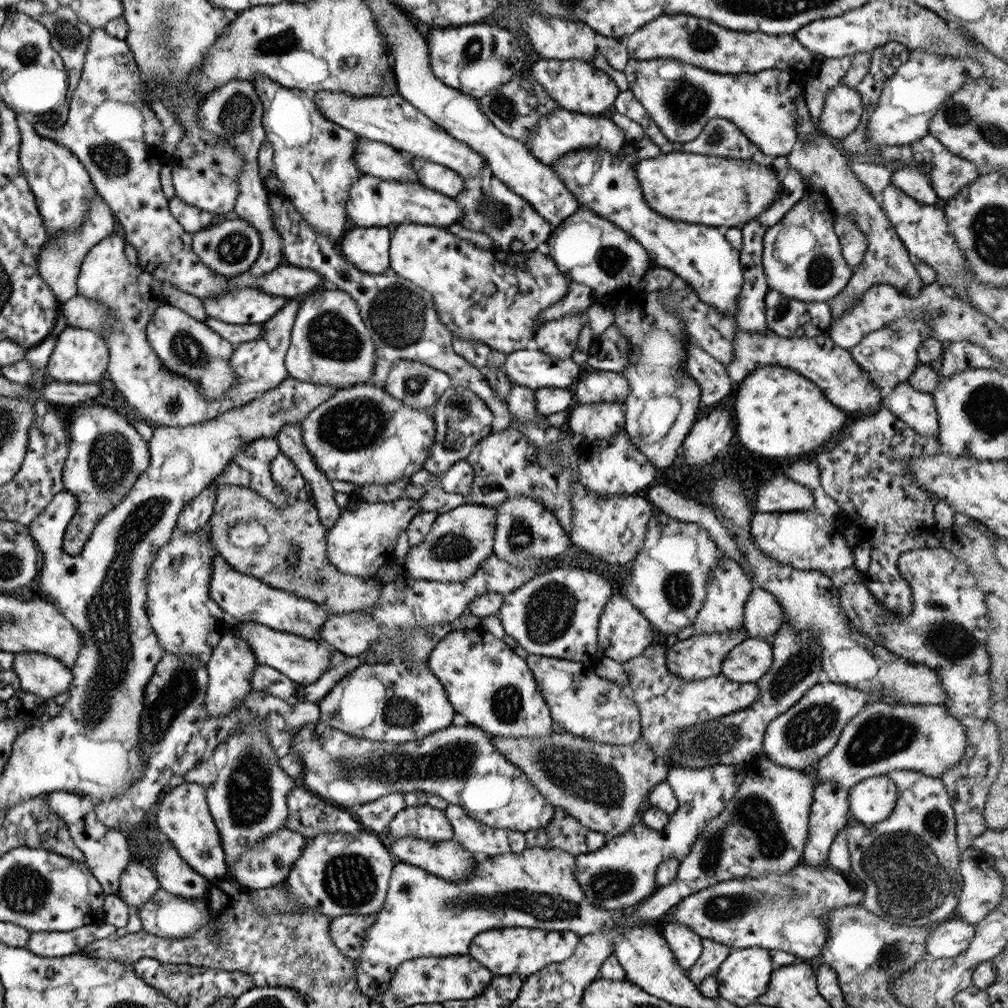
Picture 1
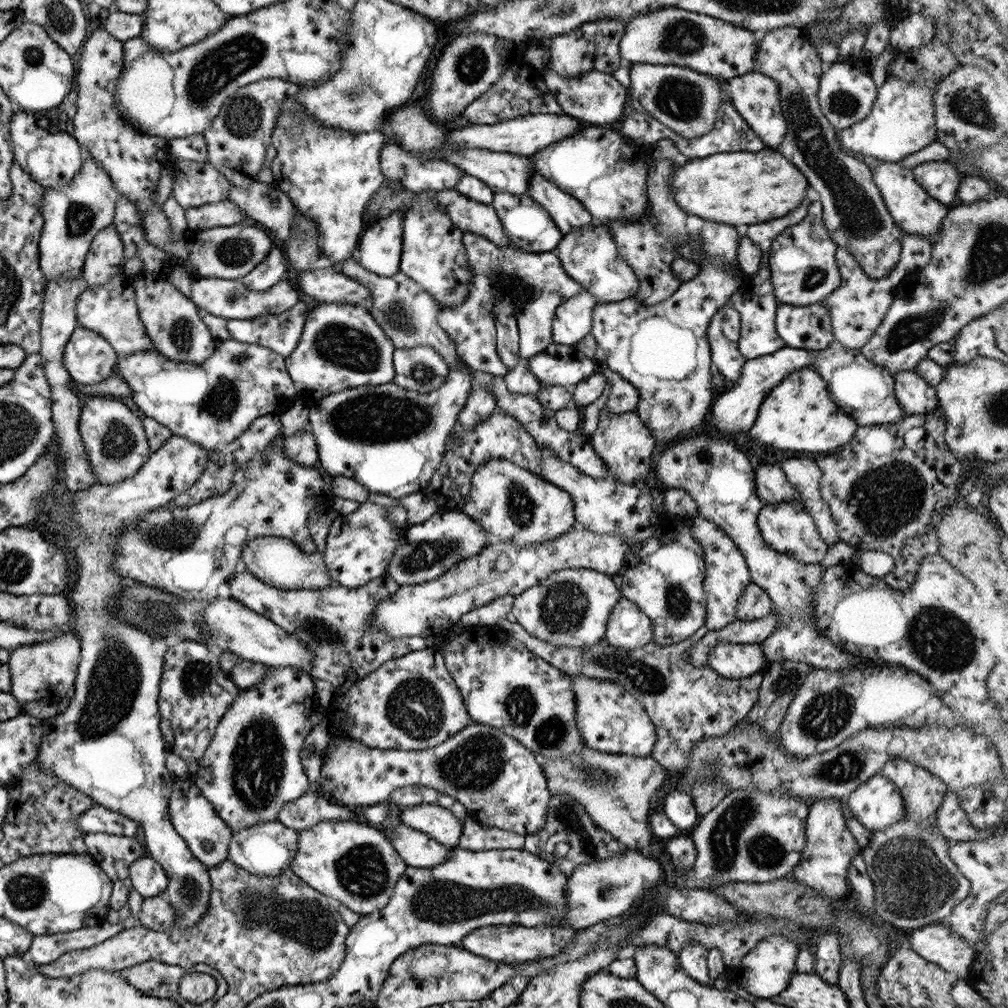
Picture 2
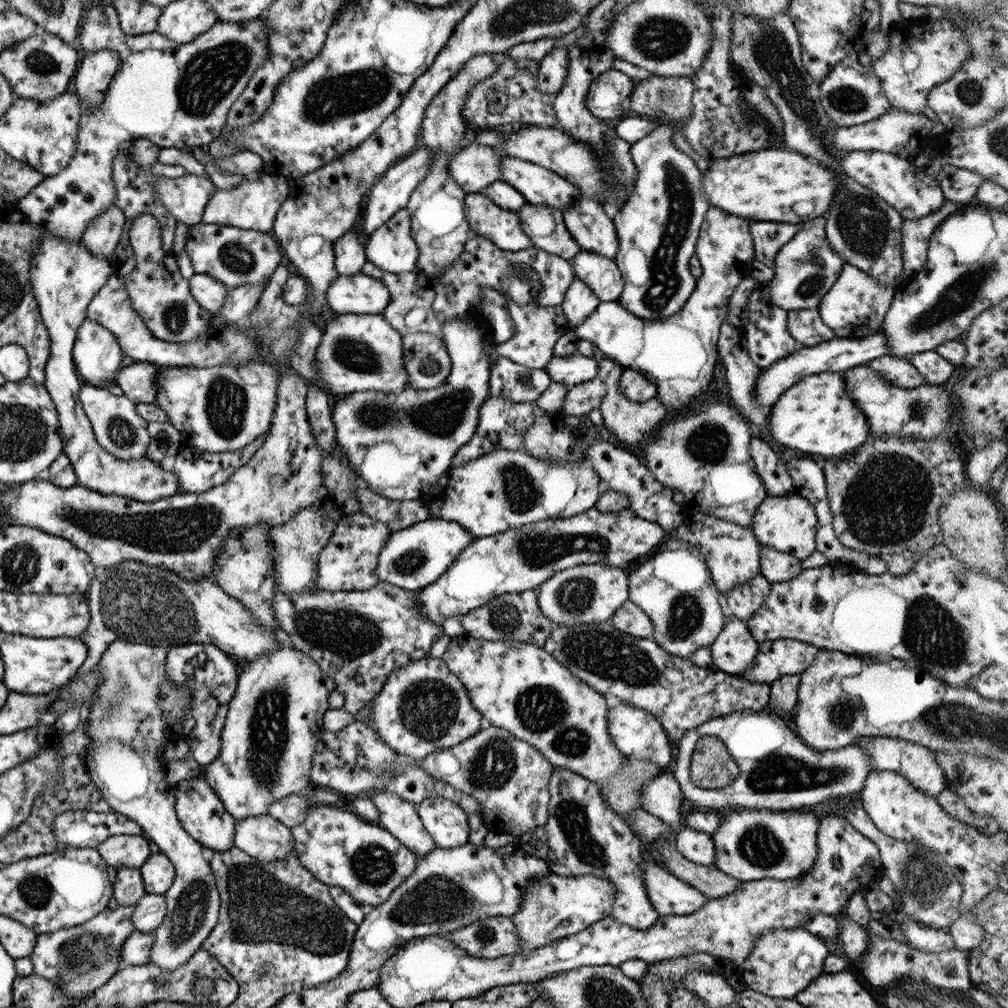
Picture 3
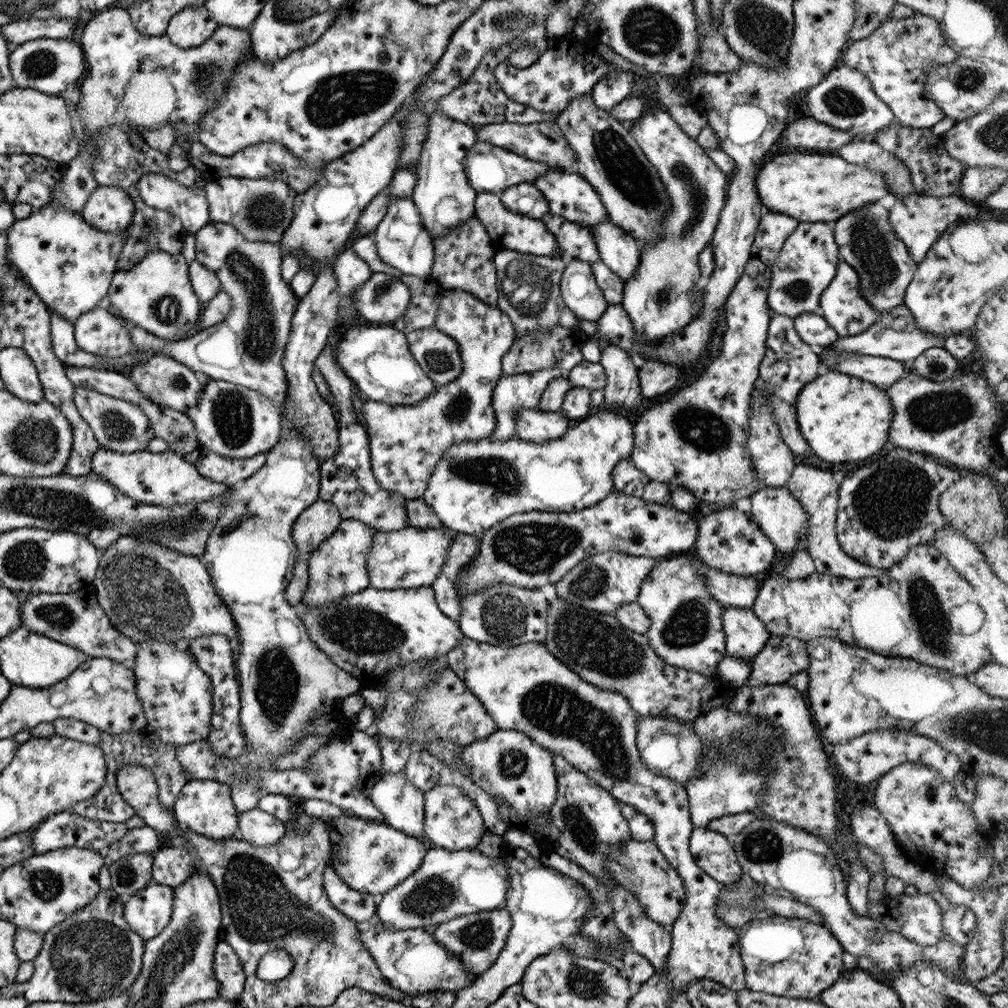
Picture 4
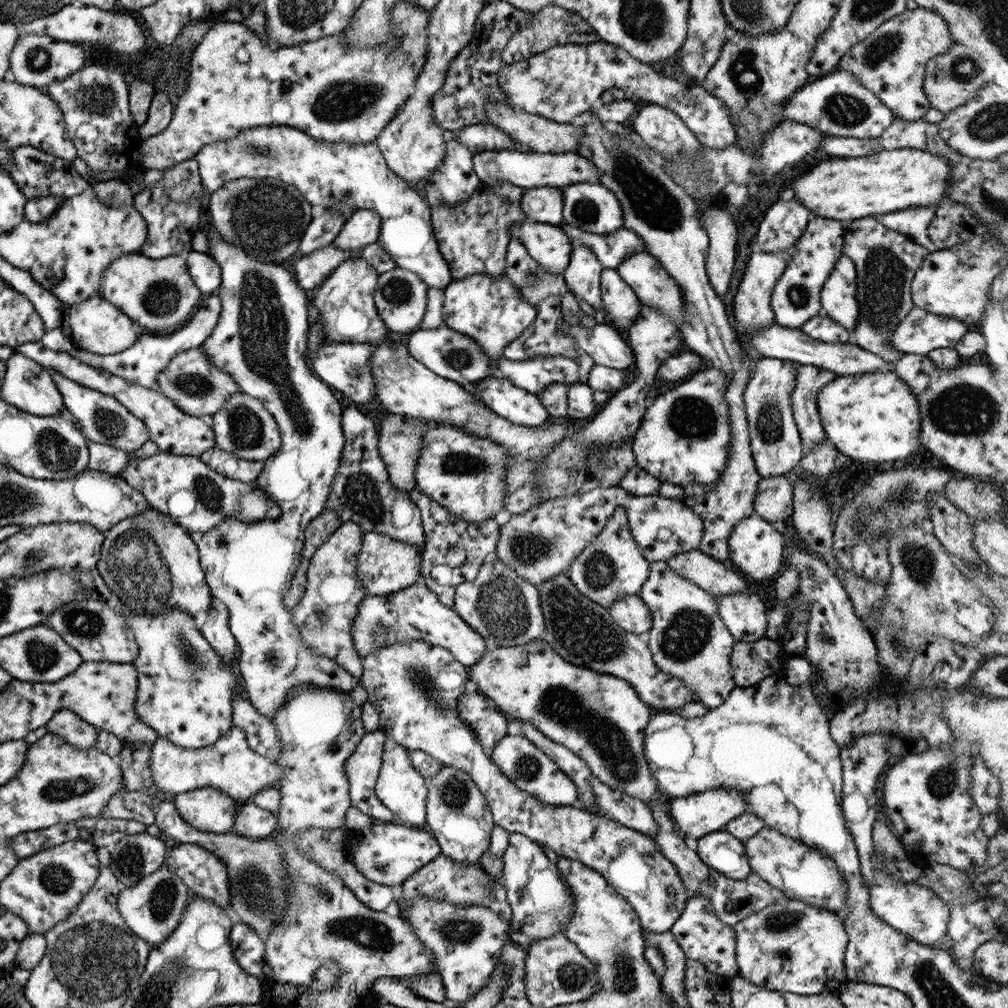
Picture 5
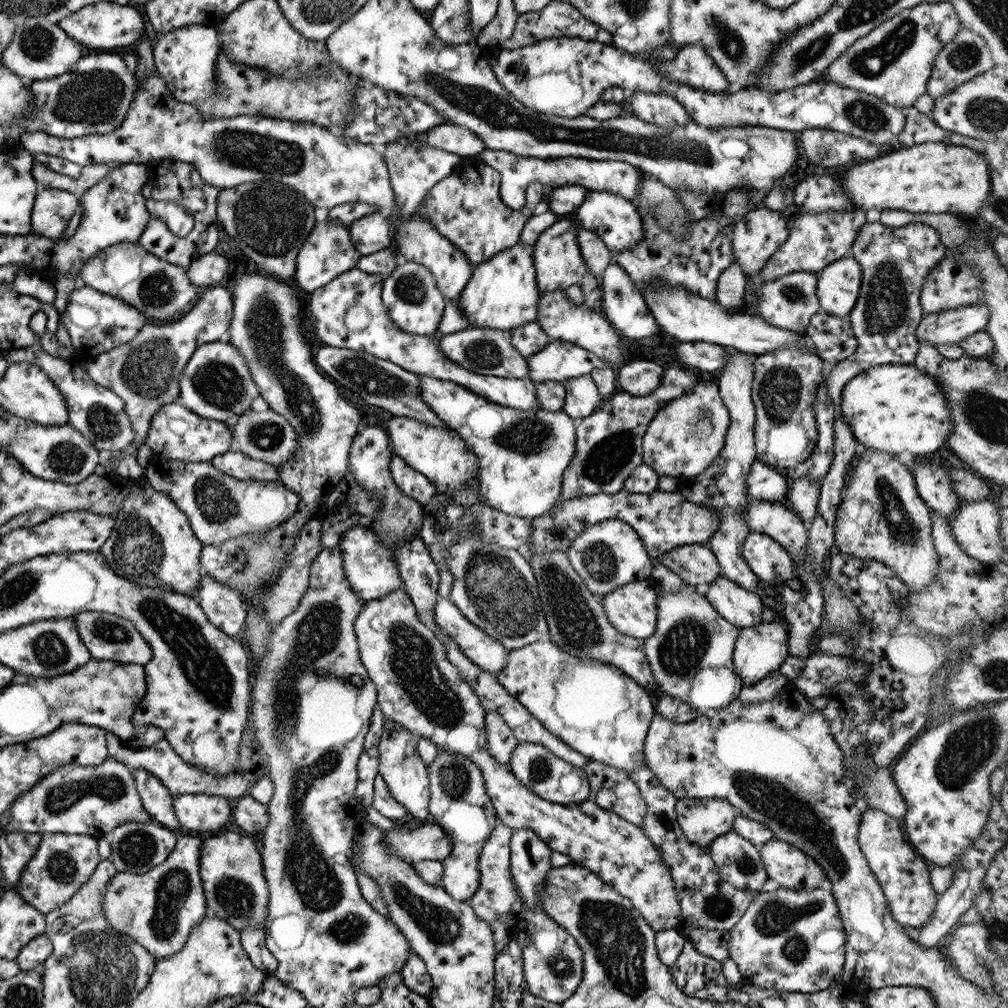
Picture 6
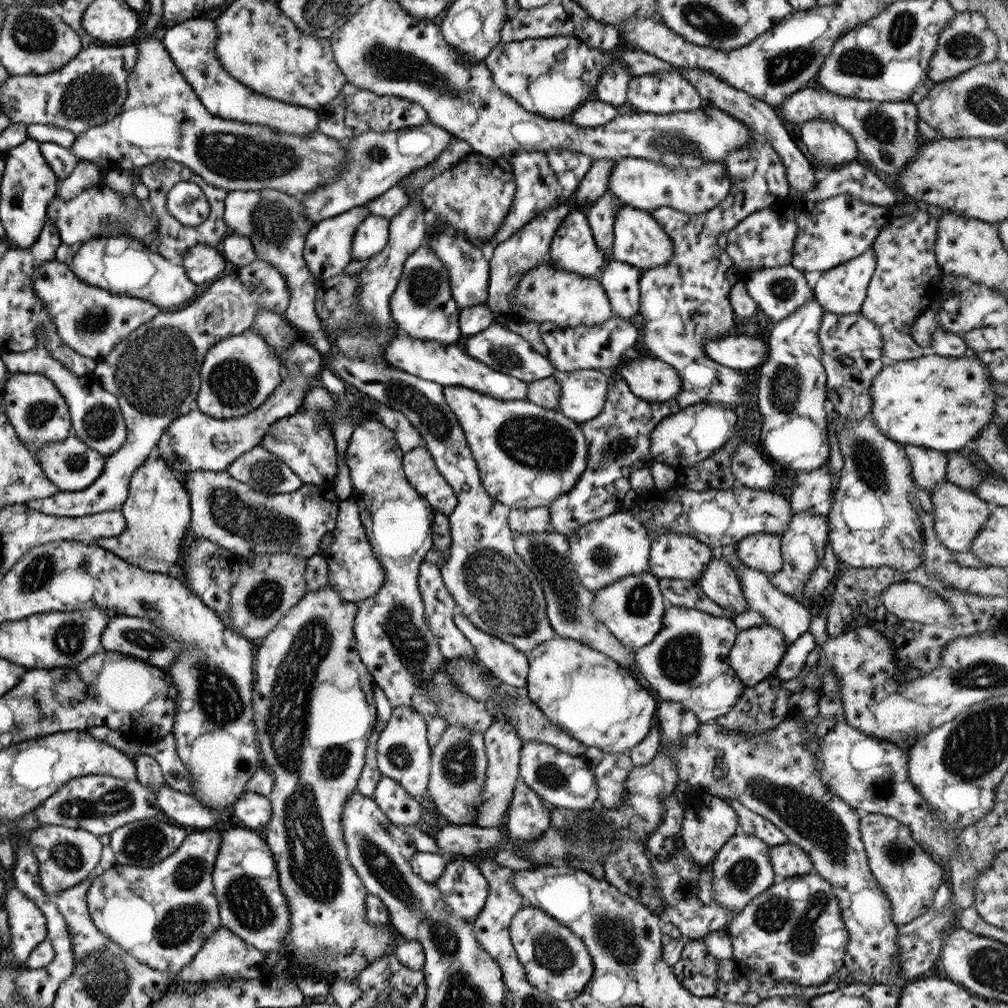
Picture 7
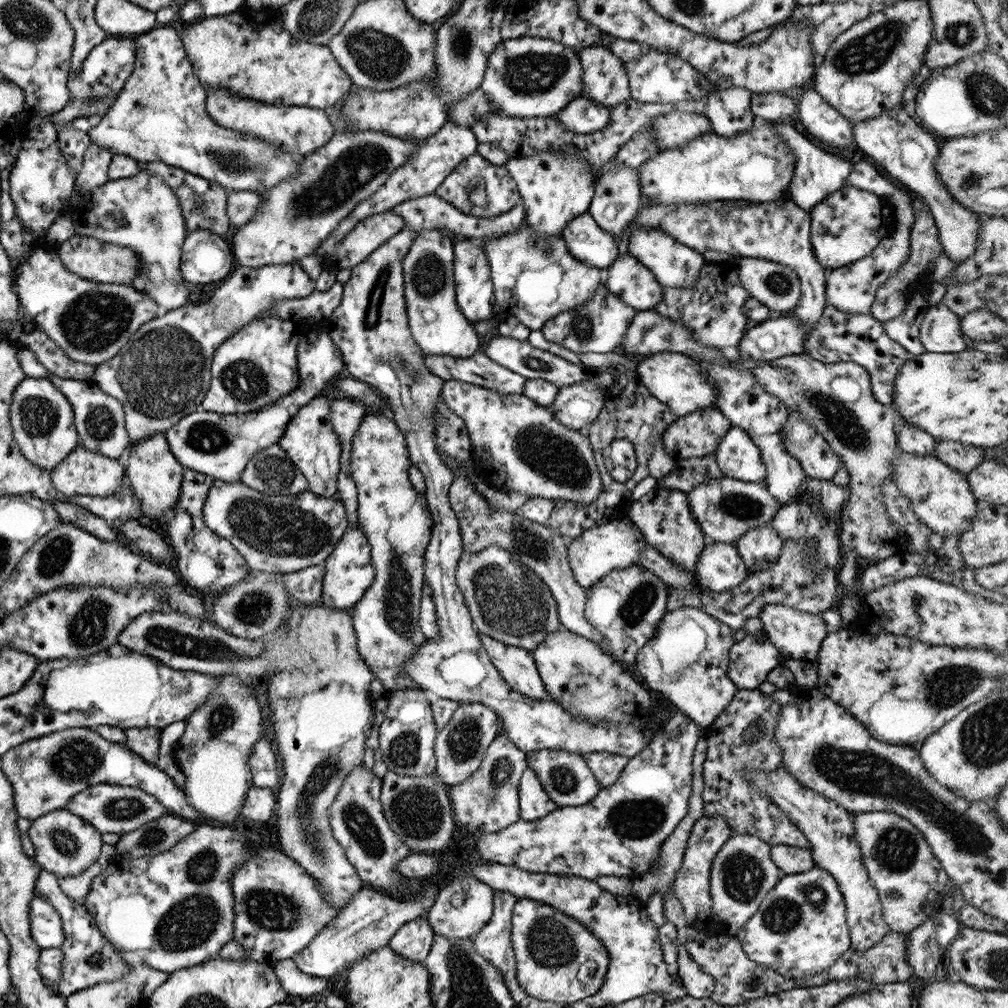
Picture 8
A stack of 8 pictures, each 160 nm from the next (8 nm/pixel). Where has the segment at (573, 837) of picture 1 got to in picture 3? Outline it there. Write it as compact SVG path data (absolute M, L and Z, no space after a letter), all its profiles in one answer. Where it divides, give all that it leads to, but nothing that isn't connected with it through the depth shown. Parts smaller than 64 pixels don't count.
M552 771L548 782L548 817L545 824L519 836L517 846L521 847L529 856L544 860L547 868L551 873L559 876L577 876L577 875L595 875L605 879L612 887L616 888L610 915L634 929L645 930L650 924L655 922L658 917L657 911L649 902L645 892L645 887L640 871L642 864L643 845L638 841L629 829L629 825L614 812L606 807L604 798L600 795L595 783L588 781L586 778L571 772Z

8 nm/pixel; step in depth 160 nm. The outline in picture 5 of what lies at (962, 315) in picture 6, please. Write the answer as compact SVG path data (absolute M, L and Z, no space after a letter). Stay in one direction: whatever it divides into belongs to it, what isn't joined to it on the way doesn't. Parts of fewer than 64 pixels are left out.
M910 308L904 320L897 323L888 342L902 354L927 354L930 350L951 347L973 329L956 318L929 314L926 310Z

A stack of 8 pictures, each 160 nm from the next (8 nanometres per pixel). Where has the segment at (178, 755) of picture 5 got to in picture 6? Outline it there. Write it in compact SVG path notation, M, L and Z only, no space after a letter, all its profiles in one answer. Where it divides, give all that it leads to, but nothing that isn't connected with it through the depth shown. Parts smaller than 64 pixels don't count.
M249 728L242 730L238 744L237 760L234 767L224 775L214 775L209 771L202 771L195 768L192 764L186 763L178 754L169 746L165 739L158 740L155 744L147 747L138 747L137 749L126 745L120 738L114 734L106 732L104 736L107 756L116 761L122 762L130 769L143 768L150 772L173 797L178 794L208 794L225 797L231 802L243 797L248 792L248 788L263 774L266 774L263 754L260 753L260 746L255 744L255 739Z

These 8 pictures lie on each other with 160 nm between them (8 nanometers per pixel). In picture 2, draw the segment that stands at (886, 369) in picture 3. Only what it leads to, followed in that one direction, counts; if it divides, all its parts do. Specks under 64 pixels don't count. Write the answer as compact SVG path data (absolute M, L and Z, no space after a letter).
M899 371L892 377L894 397L907 415L930 414L937 407L934 387L915 371Z

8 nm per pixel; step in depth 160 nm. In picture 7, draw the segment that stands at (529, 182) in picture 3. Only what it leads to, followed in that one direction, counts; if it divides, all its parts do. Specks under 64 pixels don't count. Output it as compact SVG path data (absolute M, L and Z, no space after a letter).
M621 205L613 218L612 249L609 259L623 261L640 270L659 267L672 257L671 239L648 212Z

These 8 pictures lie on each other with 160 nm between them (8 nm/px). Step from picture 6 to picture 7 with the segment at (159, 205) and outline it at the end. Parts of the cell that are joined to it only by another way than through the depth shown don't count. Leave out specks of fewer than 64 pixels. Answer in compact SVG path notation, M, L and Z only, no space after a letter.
M192 182L175 183L165 197L167 211L179 225L195 227L209 216L209 205L202 190Z

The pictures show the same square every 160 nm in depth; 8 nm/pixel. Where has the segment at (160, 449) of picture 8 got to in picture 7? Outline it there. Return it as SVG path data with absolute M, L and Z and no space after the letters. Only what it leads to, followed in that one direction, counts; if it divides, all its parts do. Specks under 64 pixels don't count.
M156 453L148 456L128 478L127 498L122 502L120 513L125 519L125 528L121 534L114 537L96 538L93 544L113 552L119 559L135 565L147 572L159 572L169 575L173 565L179 566L179 558L182 554L181 542L185 536L185 530L190 524L190 503L188 494L182 484L175 477L175 473L164 463L164 460Z

